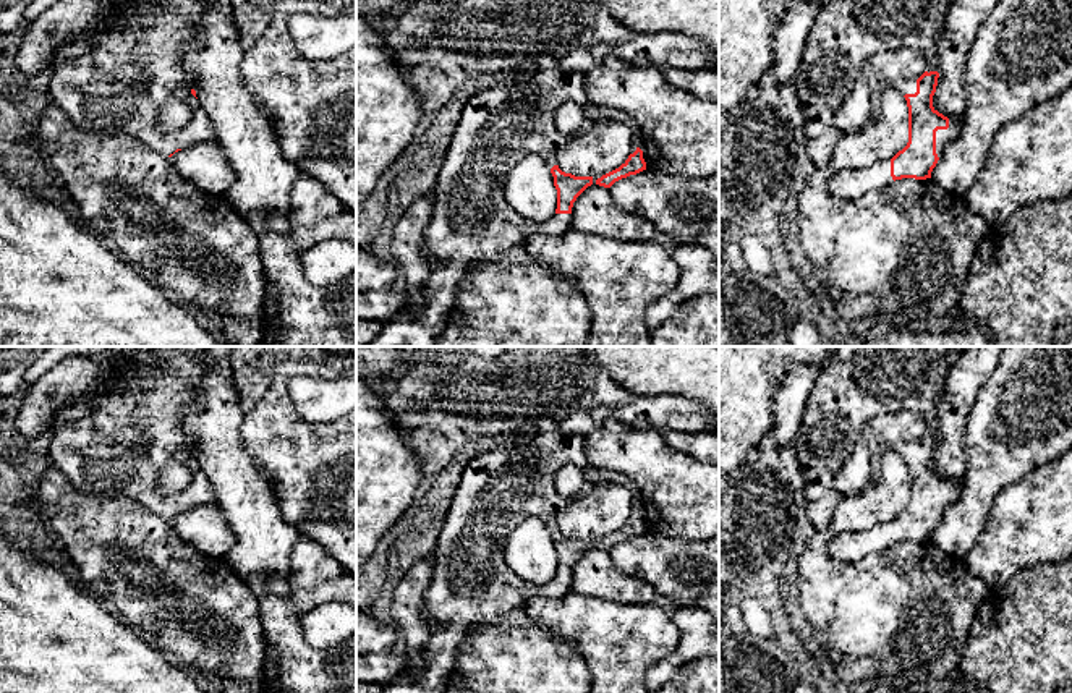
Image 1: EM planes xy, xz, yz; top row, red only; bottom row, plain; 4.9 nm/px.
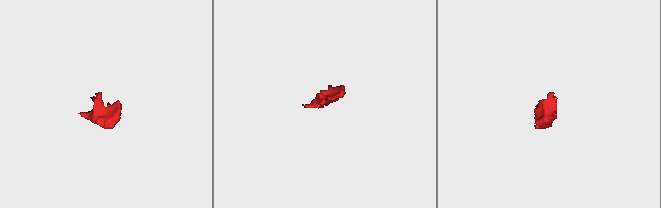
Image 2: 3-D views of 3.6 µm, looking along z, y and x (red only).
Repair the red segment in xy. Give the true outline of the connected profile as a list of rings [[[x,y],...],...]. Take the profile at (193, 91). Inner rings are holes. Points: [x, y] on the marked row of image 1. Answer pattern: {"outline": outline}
{"outline": [[[118,0],[118,13],[99,32],[92,34],[94,45],[81,57],[65,58],[53,65],[50,96],[65,117],[79,130],[97,136],[133,136],[149,147],[172,157],[175,152],[201,142],[214,142],[215,130],[189,86],[183,57],[198,39],[196,19],[212,0]],[[170,96],[180,96],[191,108],[191,120],[178,131],[160,133],[157,115]]]}

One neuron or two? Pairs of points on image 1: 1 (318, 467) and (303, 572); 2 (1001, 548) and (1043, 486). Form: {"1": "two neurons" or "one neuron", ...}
{"1": "two neurons", "2": "one neuron"}

